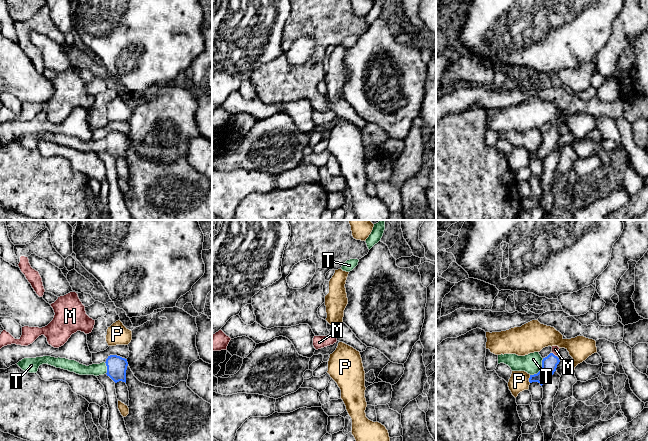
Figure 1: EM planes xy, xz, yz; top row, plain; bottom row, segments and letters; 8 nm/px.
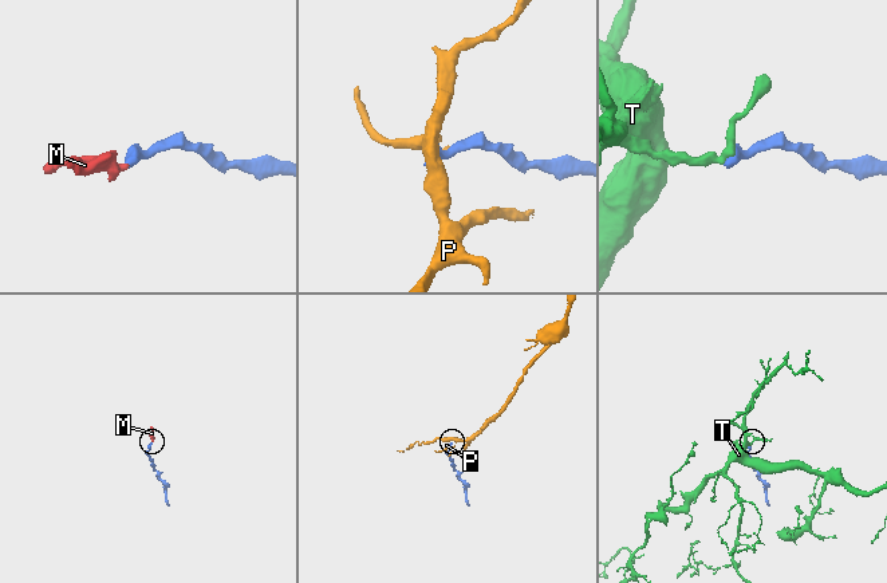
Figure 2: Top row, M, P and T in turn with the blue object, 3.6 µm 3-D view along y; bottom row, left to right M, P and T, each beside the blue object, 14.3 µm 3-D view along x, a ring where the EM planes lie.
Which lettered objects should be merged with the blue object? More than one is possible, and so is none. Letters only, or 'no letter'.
M

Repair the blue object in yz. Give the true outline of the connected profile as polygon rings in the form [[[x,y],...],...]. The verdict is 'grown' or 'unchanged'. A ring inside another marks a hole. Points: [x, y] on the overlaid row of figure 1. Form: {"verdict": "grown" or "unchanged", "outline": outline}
{"verdict": "grown", "outline": [[[552,346],[552,352],[542,360],[540,371],[537,374],[530,375],[530,383],[538,382],[542,386],[543,383],[554,374],[560,362],[558,358],[559,349],[558,346]]]}

